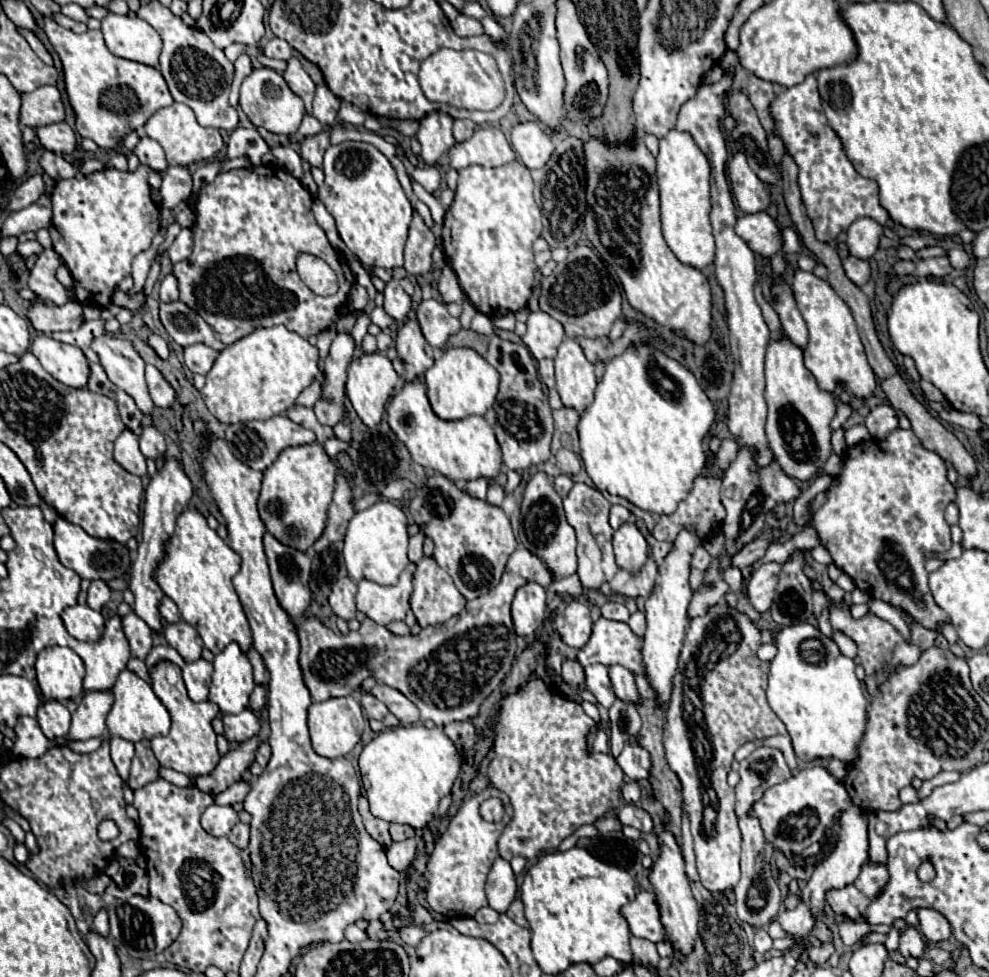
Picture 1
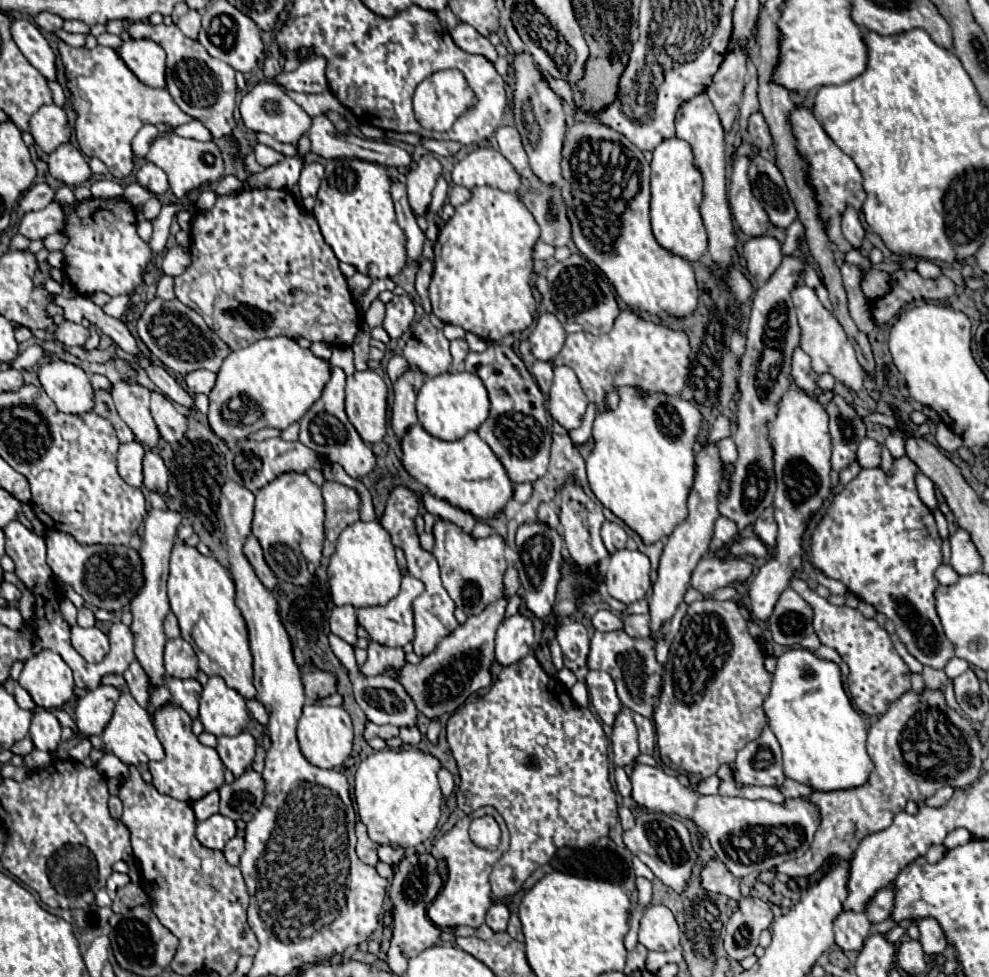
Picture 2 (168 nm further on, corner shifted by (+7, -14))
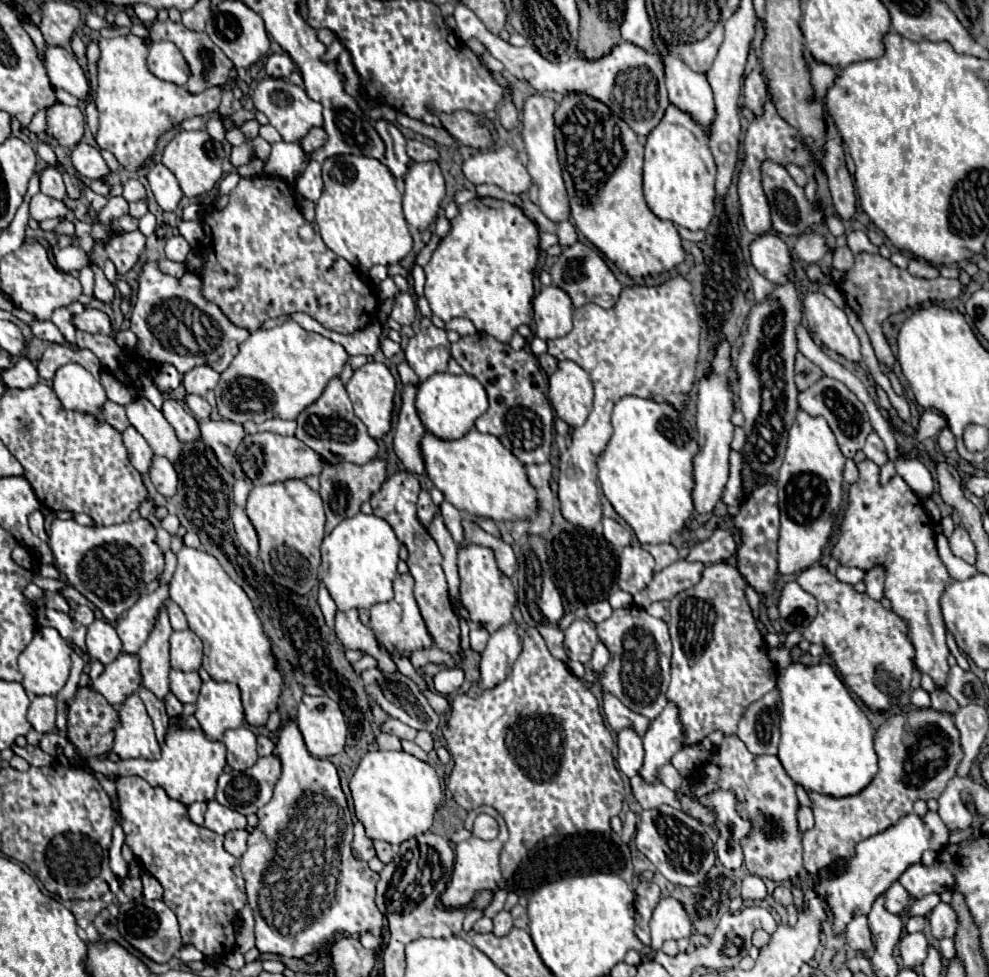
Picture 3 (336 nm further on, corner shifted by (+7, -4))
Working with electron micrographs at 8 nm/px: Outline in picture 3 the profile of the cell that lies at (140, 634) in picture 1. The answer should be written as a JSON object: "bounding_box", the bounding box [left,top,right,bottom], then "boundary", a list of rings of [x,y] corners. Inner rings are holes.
{"bounding_box":[138,684,170,742],"boundary":[[[144,684],[140,686],[138,696],[142,698],[148,715],[152,718],[152,722],[154,722],[158,742],[162,742],[162,740],[164,740],[164,734],[166,734],[166,728],[168,728],[168,720],[170,720],[168,714],[166,714],[166,708],[163,701],[160,700],[160,698],[156,698]]]}

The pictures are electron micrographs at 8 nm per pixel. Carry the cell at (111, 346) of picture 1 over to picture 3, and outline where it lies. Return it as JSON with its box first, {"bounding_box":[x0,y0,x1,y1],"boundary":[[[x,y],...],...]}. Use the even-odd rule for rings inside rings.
{"bounding_box":[126,398,180,462],"boundary":[[[134,398],[126,406],[126,416],[130,424],[146,438],[154,454],[166,456],[170,462],[176,462],[180,456],[180,440],[176,438],[172,426],[164,418],[164,414],[154,408],[154,404],[146,398]]]}

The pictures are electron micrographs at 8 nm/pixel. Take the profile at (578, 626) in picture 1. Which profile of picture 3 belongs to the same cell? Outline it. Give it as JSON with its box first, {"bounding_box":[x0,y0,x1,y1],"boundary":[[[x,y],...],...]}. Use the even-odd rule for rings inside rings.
{"bounding_box":[564,618,598,664],"boundary":[[[576,618],[564,632],[564,648],[566,648],[568,658],[578,660],[582,664],[586,664],[590,660],[596,642],[598,642],[596,630],[586,620]]]}

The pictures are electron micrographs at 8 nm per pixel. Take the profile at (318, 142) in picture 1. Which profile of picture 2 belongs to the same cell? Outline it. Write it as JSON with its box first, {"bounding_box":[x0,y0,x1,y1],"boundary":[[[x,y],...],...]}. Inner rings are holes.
{"bounding_box":[300,162,324,198],"boundary":[[[312,162],[312,164],[306,164],[302,174],[300,174],[300,198],[308,198],[308,196],[316,196],[318,192],[318,186],[320,186],[320,180],[324,178],[324,166],[318,164],[318,162]]]}

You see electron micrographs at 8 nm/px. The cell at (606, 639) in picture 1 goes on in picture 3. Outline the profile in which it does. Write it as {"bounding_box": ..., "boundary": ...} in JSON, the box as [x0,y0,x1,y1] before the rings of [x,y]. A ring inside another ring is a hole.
{"bounding_box":[596,606,672,720],"boundary":[[[630,606],[614,610],[612,618],[596,624],[596,632],[610,652],[610,662],[600,680],[602,688],[618,696],[632,712],[654,720],[668,704],[666,688],[670,682],[672,644],[666,622],[650,616],[644,608]]]}

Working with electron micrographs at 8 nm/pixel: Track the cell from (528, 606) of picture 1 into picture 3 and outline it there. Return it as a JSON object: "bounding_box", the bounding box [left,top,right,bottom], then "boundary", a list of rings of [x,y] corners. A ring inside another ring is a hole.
{"bounding_box":[480,620,522,688],"boundary":[[[514,620],[490,634],[480,662],[480,682],[484,688],[494,688],[510,674],[522,650],[520,638],[520,624]]]}

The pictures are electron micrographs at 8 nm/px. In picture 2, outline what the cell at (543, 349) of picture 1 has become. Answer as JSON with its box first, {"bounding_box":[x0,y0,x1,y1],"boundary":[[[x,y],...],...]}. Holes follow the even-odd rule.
{"bounding_box":[528,312,566,362],"boundary":[[[544,312],[538,316],[536,328],[528,340],[530,340],[532,354],[538,360],[550,362],[562,350],[564,340],[566,340],[566,332],[554,314]]]}

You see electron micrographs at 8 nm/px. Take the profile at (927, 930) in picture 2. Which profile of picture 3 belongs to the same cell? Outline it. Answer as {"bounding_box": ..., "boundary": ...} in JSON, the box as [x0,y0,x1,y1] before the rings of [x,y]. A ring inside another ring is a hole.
{"bounding_box":[928,902,956,940],"boundary":[[[940,902],[928,916],[928,924],[930,924],[930,934],[936,940],[942,938],[954,938],[956,934],[956,914],[950,908],[950,904]]]}

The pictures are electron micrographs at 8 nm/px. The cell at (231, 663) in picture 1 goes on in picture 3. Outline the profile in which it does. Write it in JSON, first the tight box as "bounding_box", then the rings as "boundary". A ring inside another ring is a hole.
{"bounding_box":[194,680,244,740],"boundary":[[[216,680],[204,682],[194,716],[210,740],[222,740],[226,730],[240,728],[244,724],[240,688],[236,684]]]}

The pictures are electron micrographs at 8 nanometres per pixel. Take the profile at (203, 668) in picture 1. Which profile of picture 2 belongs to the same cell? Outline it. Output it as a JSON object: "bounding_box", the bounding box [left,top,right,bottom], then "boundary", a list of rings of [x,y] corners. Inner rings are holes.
{"bounding_box":[166,678,202,718],"boundary":[[[170,678],[166,682],[166,686],[172,692],[172,702],[176,706],[180,706],[182,710],[186,710],[190,714],[190,718],[198,718],[198,700],[200,700],[200,692],[202,692],[200,682],[196,682],[194,678],[190,678],[190,680]]]}

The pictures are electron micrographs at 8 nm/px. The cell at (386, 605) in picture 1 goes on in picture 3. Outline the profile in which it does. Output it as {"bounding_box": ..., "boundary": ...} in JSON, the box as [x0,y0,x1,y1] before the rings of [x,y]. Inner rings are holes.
{"bounding_box":[370,572,432,656],"boundary":[[[410,572],[398,574],[394,580],[394,598],[388,602],[374,604],[370,608],[370,628],[374,630],[378,642],[386,646],[388,652],[398,652],[402,656],[408,656],[416,648],[430,648],[432,638],[424,626],[424,620],[420,616],[418,604],[414,600],[414,578]]]}

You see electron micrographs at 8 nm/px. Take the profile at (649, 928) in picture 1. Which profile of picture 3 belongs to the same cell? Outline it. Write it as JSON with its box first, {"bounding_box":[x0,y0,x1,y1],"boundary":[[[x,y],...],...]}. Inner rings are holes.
{"bounding_box":[650,898,692,951],"boundary":[[[660,898],[650,920],[652,948],[659,951],[666,940],[688,938],[692,934],[692,924],[682,904],[674,898]]]}

